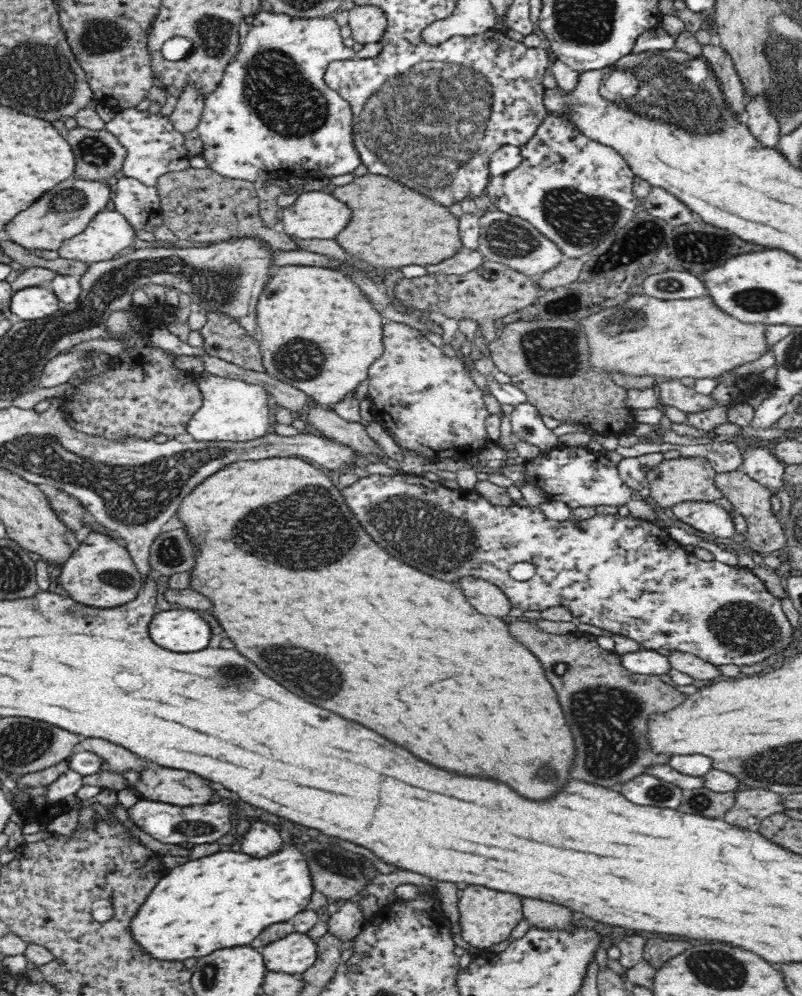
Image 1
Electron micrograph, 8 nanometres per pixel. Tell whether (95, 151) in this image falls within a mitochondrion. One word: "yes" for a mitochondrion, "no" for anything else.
yes

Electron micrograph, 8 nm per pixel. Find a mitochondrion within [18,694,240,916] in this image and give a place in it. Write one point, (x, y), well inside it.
(203, 827)

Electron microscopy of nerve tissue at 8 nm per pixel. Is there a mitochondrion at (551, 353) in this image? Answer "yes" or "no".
yes

